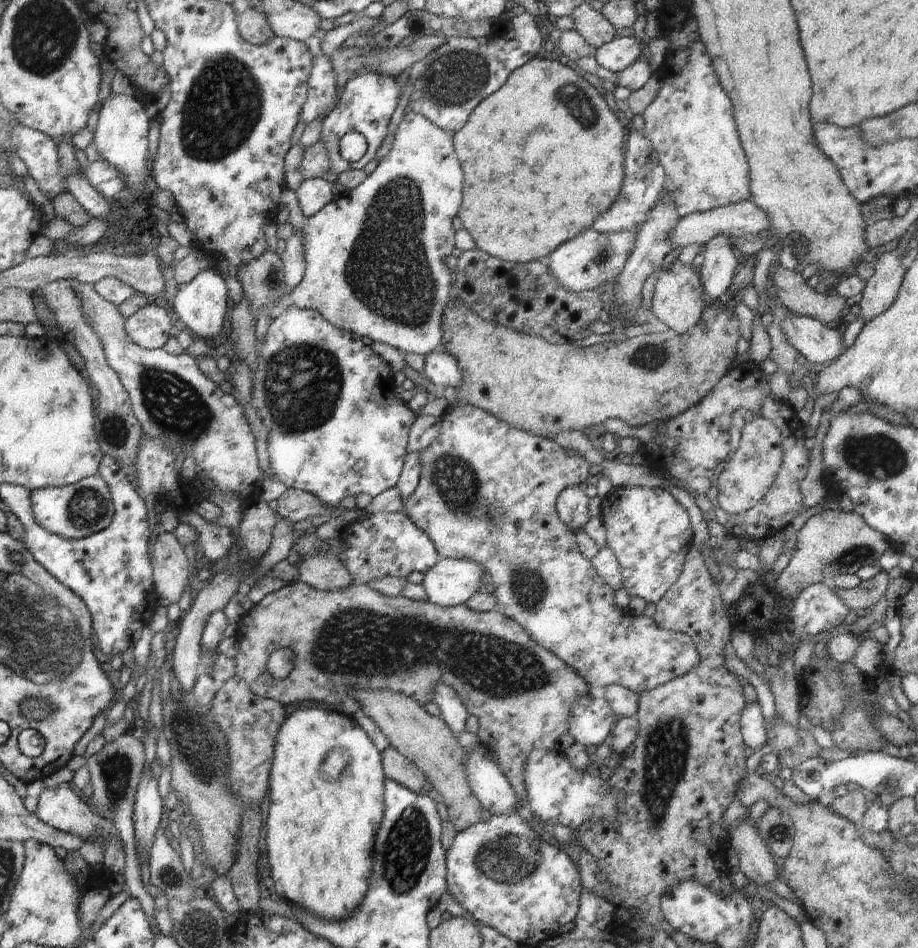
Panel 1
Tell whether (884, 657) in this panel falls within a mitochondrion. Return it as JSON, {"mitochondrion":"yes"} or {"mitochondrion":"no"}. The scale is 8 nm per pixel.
{"mitochondrion":"no"}

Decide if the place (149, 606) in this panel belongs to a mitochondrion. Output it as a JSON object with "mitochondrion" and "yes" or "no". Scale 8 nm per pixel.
{"mitochondrion":"no"}

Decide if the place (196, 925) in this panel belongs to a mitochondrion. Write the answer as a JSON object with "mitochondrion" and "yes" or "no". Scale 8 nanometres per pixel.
{"mitochondrion":"yes"}

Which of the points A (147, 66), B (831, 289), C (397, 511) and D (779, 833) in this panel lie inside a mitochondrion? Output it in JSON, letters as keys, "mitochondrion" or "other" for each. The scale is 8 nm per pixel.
{"A":"other","B":"other","C":"other","D":"mitochondrion"}

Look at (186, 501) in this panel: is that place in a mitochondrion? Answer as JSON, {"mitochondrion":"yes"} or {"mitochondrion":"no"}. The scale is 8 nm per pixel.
{"mitochondrion":"no"}

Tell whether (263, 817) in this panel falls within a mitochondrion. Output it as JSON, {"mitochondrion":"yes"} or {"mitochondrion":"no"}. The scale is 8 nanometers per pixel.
{"mitochondrion":"no"}

